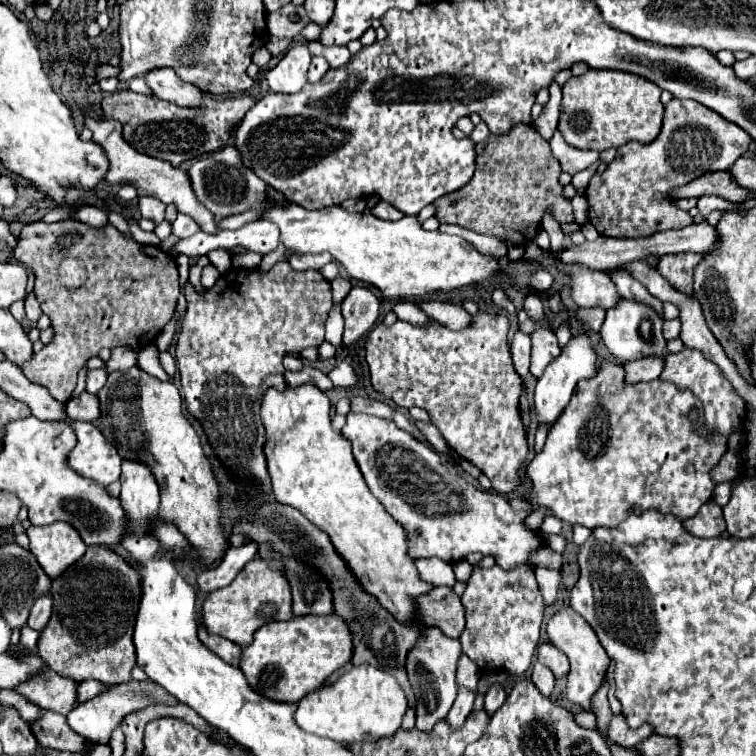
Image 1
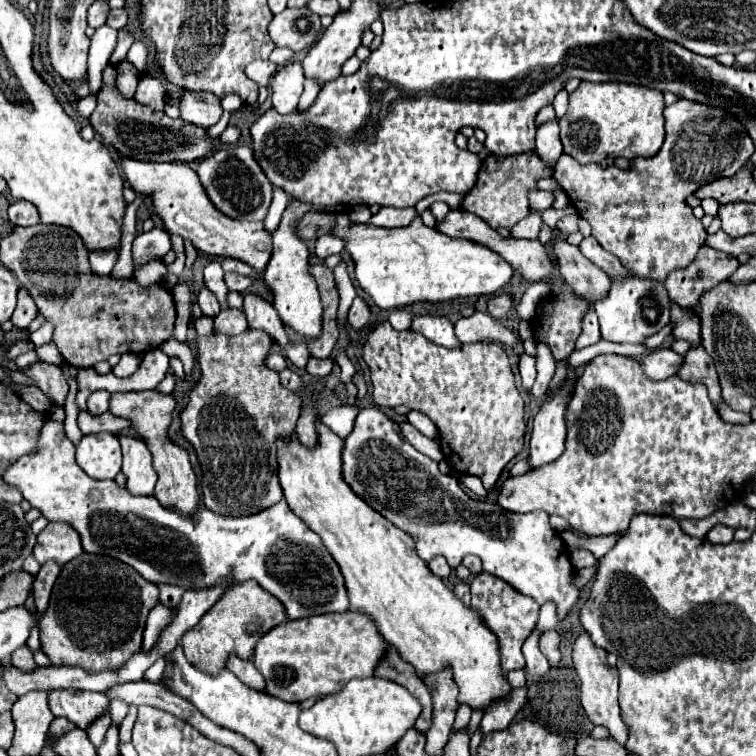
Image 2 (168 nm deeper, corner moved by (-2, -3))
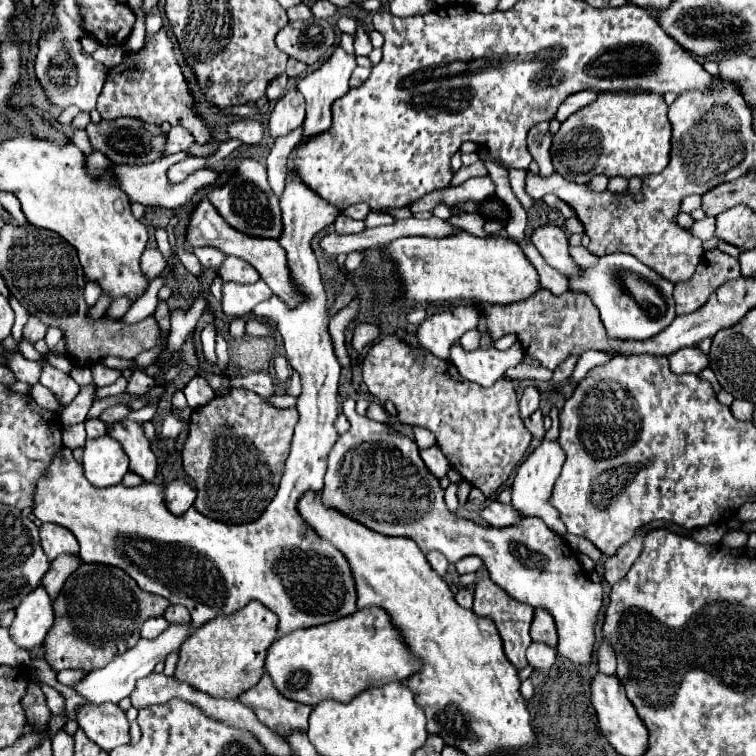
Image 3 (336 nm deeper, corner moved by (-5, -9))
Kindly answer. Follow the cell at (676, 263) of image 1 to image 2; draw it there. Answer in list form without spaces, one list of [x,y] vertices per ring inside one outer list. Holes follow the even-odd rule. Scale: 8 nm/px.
[[[702,246],[694,262],[684,270],[674,270],[666,278],[666,290],[670,300],[682,308],[696,308],[700,296],[720,284],[738,268],[738,260],[730,254]]]

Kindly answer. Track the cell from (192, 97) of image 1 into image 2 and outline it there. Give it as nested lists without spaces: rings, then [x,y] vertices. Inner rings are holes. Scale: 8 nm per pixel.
[[[182,94],[182,102],[180,102],[180,112],[182,112],[182,120],[190,122],[194,126],[202,126],[202,128],[210,128],[214,126],[220,116],[222,116],[222,104],[216,96],[212,94]]]

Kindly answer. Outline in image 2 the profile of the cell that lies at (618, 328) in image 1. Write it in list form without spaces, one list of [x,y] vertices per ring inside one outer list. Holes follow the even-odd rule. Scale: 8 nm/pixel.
[[[630,272],[626,276],[610,278],[610,290],[604,298],[594,302],[594,310],[598,314],[602,338],[610,342],[642,344],[644,338],[670,324],[670,298],[664,284],[652,278],[638,278]]]

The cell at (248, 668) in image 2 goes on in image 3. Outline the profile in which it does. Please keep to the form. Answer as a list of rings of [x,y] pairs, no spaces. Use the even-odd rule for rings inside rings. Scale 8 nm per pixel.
[[[263,674],[253,688],[245,690],[239,696],[239,702],[249,706],[265,726],[281,734],[289,734],[291,730],[307,730],[307,718],[313,710],[307,704],[281,696],[267,674]]]

